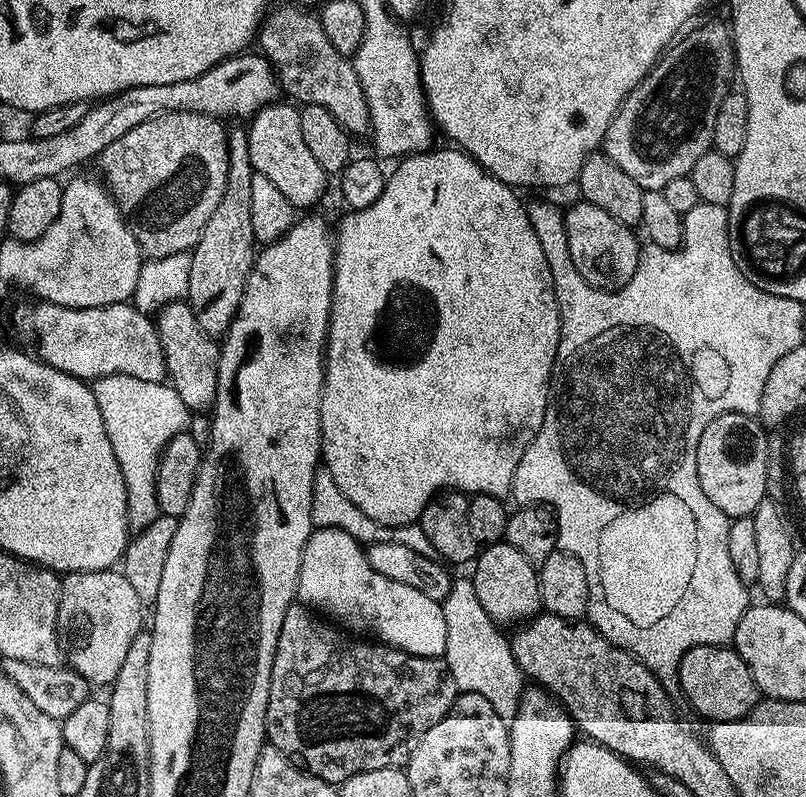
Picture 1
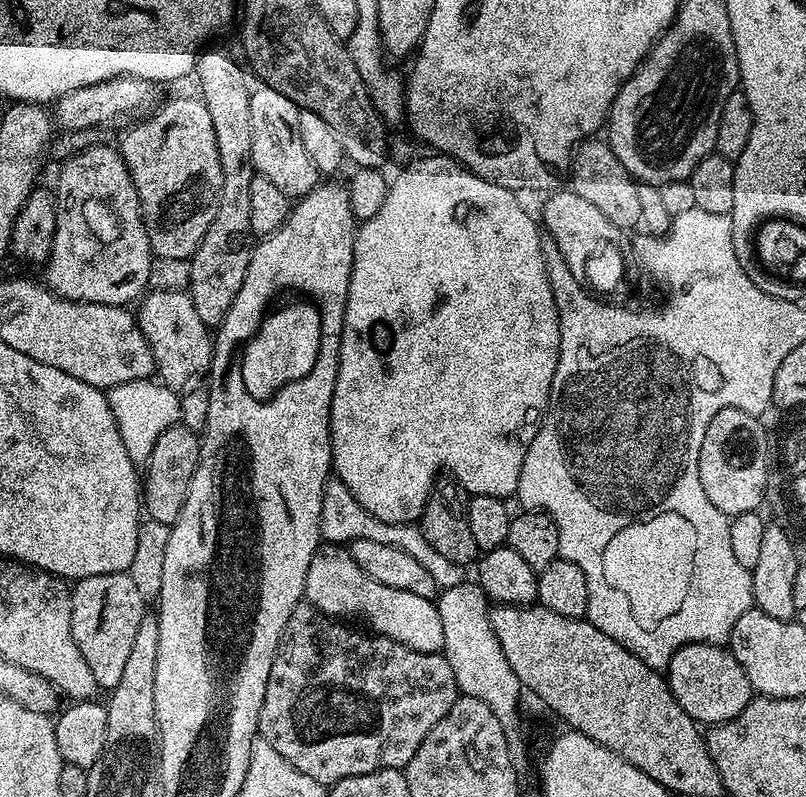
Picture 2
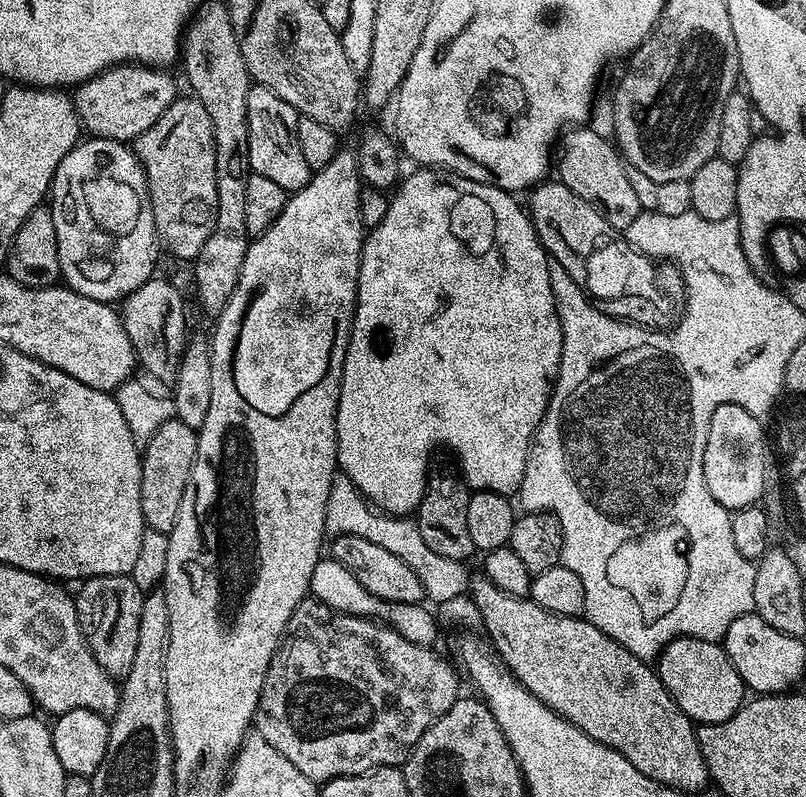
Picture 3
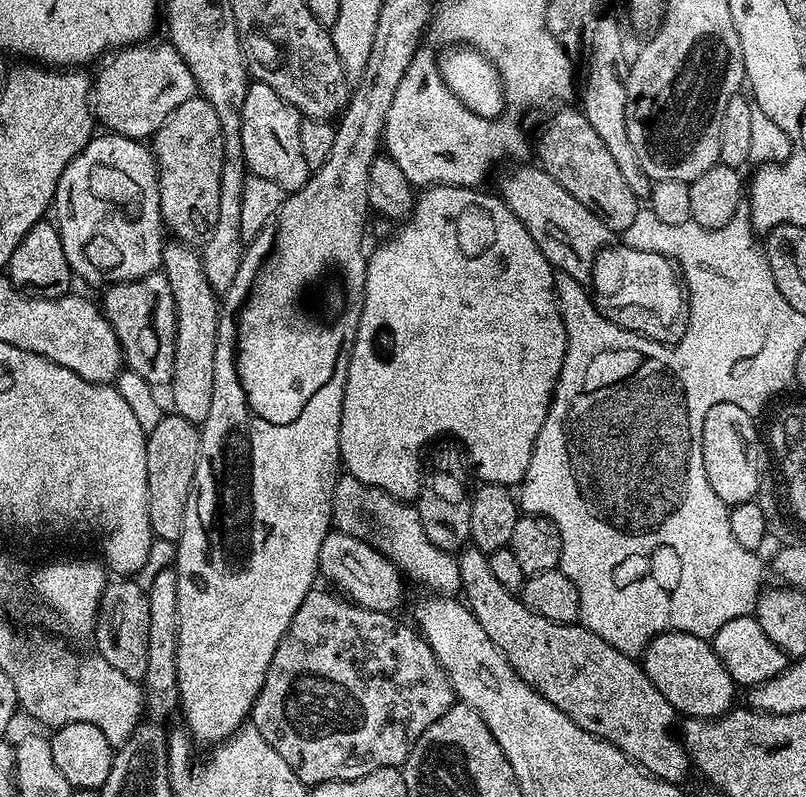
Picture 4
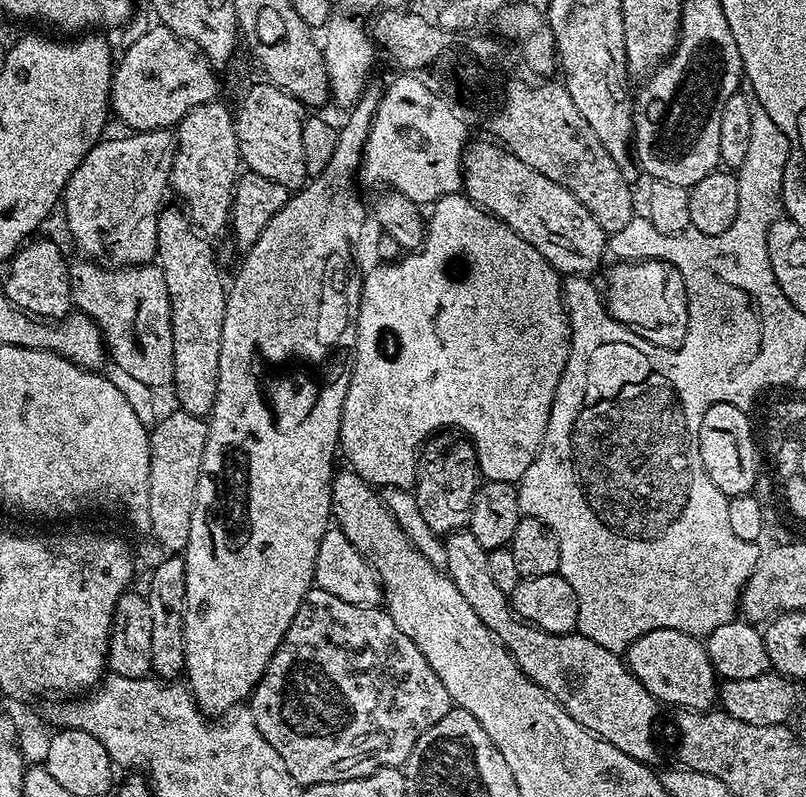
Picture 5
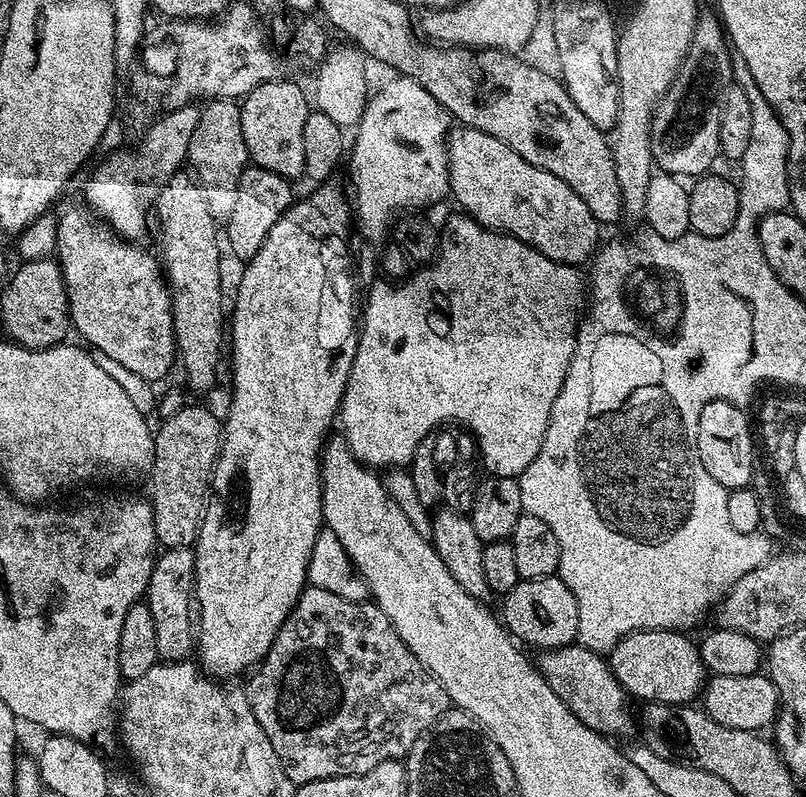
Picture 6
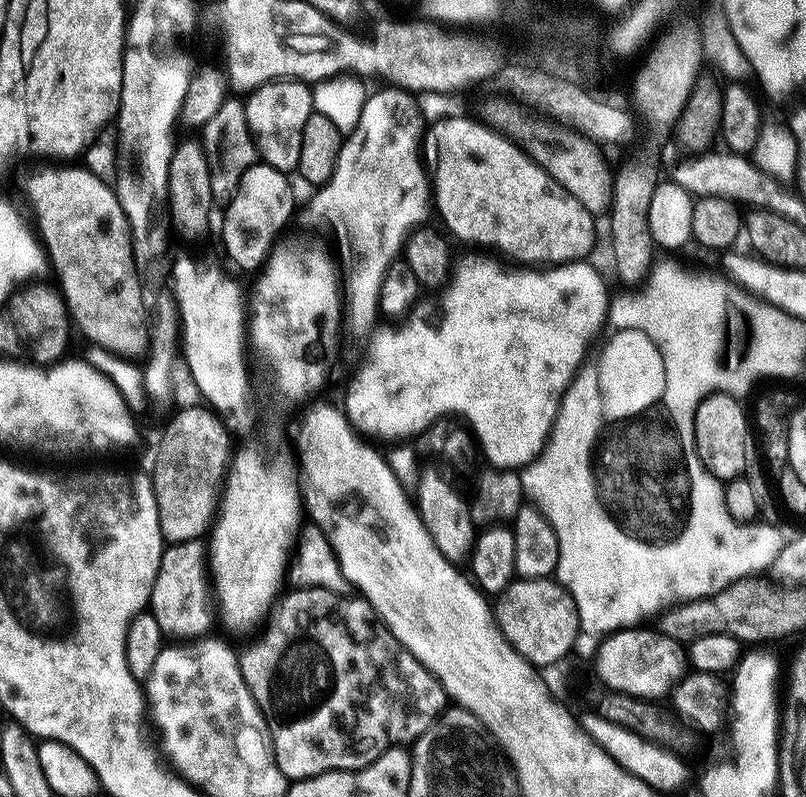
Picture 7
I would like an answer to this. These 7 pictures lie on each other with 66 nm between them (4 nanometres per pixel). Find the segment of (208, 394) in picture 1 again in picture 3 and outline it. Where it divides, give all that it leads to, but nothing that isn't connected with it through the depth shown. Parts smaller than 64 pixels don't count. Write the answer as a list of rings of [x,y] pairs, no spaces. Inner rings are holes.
[[[148,280],[123,299],[122,319],[132,345],[136,347],[139,367],[145,368],[156,380],[175,381],[180,359],[190,339],[188,316],[184,313],[184,300],[179,290],[168,280]]]

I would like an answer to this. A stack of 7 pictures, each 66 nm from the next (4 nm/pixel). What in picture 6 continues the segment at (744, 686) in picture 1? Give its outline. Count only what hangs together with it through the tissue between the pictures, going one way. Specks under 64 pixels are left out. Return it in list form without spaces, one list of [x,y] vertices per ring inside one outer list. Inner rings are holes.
[[[649,628],[643,632],[632,632],[629,636],[623,636],[610,653],[610,663],[614,678],[623,686],[629,697],[640,699],[640,702],[654,704],[671,704],[673,706],[688,706],[692,700],[701,695],[706,683],[706,669],[700,657],[699,647],[687,640],[685,633],[680,630],[667,628]]]

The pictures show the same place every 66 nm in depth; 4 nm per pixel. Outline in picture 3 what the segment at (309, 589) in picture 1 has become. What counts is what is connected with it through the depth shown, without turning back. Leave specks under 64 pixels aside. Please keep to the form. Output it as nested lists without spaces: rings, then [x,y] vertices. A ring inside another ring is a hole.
[[[322,558],[316,563],[310,592],[315,599],[322,601],[337,614],[375,618],[393,628],[398,634],[402,634],[402,638],[410,642],[435,645],[438,620],[436,616],[434,618],[427,612],[424,604],[389,604],[387,600],[380,600],[374,594],[370,594],[366,586],[362,586],[358,578],[354,578],[354,574],[350,574],[350,570],[346,570],[346,566],[342,566],[337,560]]]

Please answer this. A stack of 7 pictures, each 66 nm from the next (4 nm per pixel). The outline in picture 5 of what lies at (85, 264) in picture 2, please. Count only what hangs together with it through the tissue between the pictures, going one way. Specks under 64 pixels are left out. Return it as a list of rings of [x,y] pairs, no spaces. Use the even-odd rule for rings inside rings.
[[[169,129],[132,132],[117,140],[101,139],[68,179],[62,197],[64,220],[77,253],[105,266],[146,264],[156,254],[160,199],[170,188],[176,137]]]

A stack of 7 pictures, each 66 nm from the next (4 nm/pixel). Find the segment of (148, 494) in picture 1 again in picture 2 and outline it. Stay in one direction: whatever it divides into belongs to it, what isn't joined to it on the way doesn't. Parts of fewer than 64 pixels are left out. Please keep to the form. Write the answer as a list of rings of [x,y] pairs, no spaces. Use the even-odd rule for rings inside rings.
[[[151,379],[135,380],[107,389],[106,395],[114,422],[118,426],[118,434],[122,434],[122,442],[137,466],[148,461],[150,450],[154,450],[154,442],[158,442],[166,429],[181,423],[181,397],[165,384]]]

